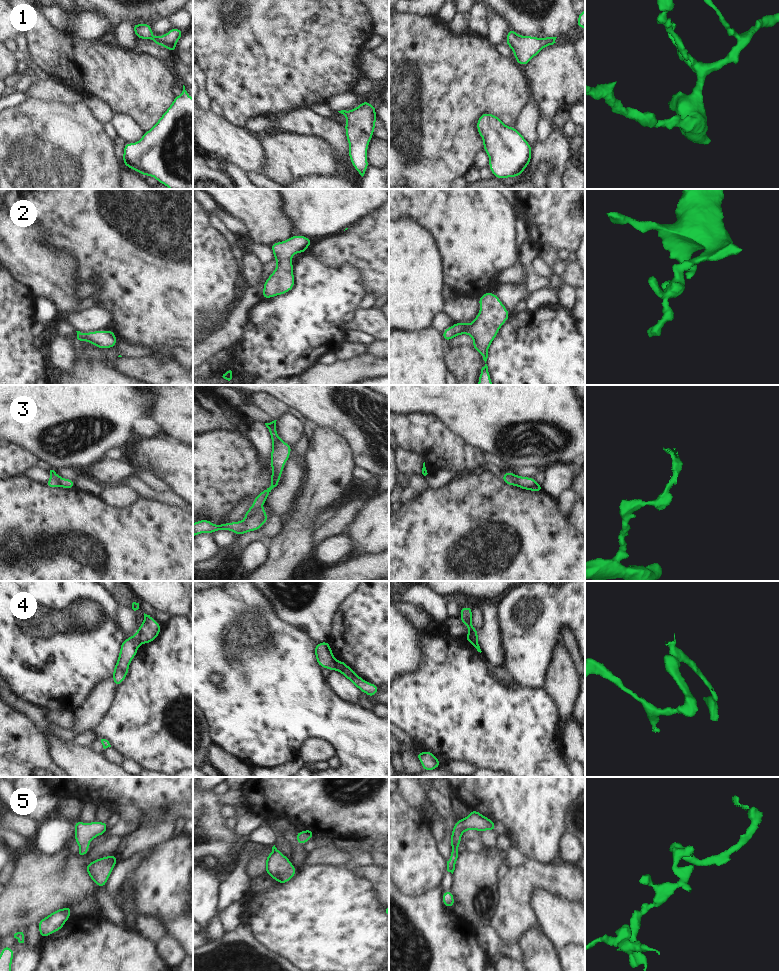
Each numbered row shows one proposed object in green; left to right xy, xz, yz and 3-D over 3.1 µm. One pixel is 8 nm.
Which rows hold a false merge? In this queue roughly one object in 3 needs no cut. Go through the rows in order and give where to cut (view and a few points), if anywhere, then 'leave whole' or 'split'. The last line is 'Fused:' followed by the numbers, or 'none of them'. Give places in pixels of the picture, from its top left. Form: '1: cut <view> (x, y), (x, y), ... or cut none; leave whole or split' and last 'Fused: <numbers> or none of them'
1: cut none; leave whole
2: cut none; leave whole
3: cut xz (261, 508), (245, 518); split
4: cut xy (134, 634), (140, 644); split
5: cut none; leave whole
Fused: 3, 4

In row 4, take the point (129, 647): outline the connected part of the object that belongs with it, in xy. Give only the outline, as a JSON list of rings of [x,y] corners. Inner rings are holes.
[[[135,634],[129,638],[125,638],[122,642],[112,675],[112,679],[116,687],[118,687],[125,680],[129,672],[130,662],[136,656],[140,645],[141,644]]]

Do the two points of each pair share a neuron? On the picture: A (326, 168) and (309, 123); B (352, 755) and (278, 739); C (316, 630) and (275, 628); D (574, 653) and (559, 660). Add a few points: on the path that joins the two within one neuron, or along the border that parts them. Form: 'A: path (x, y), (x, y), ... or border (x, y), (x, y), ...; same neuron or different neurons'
A: border (291, 132), (320, 137), (333, 150); different neurons
B: path (334, 737), (327, 730), (296, 730); same neuron
C: border (280, 618), (301, 628), (317, 643); different neurons
D: border (562, 641), (574, 667); different neurons

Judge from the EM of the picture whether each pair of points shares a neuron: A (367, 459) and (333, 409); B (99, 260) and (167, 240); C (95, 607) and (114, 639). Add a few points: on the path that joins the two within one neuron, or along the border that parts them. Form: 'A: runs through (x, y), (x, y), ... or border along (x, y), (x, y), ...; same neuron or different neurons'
A: runs through (366, 447), (365, 441), (345, 421); same neuron
B: runs through (116, 243), (150, 243); same neuron
C: runs through (95, 615), (95, 620), (106, 631); same neuron

